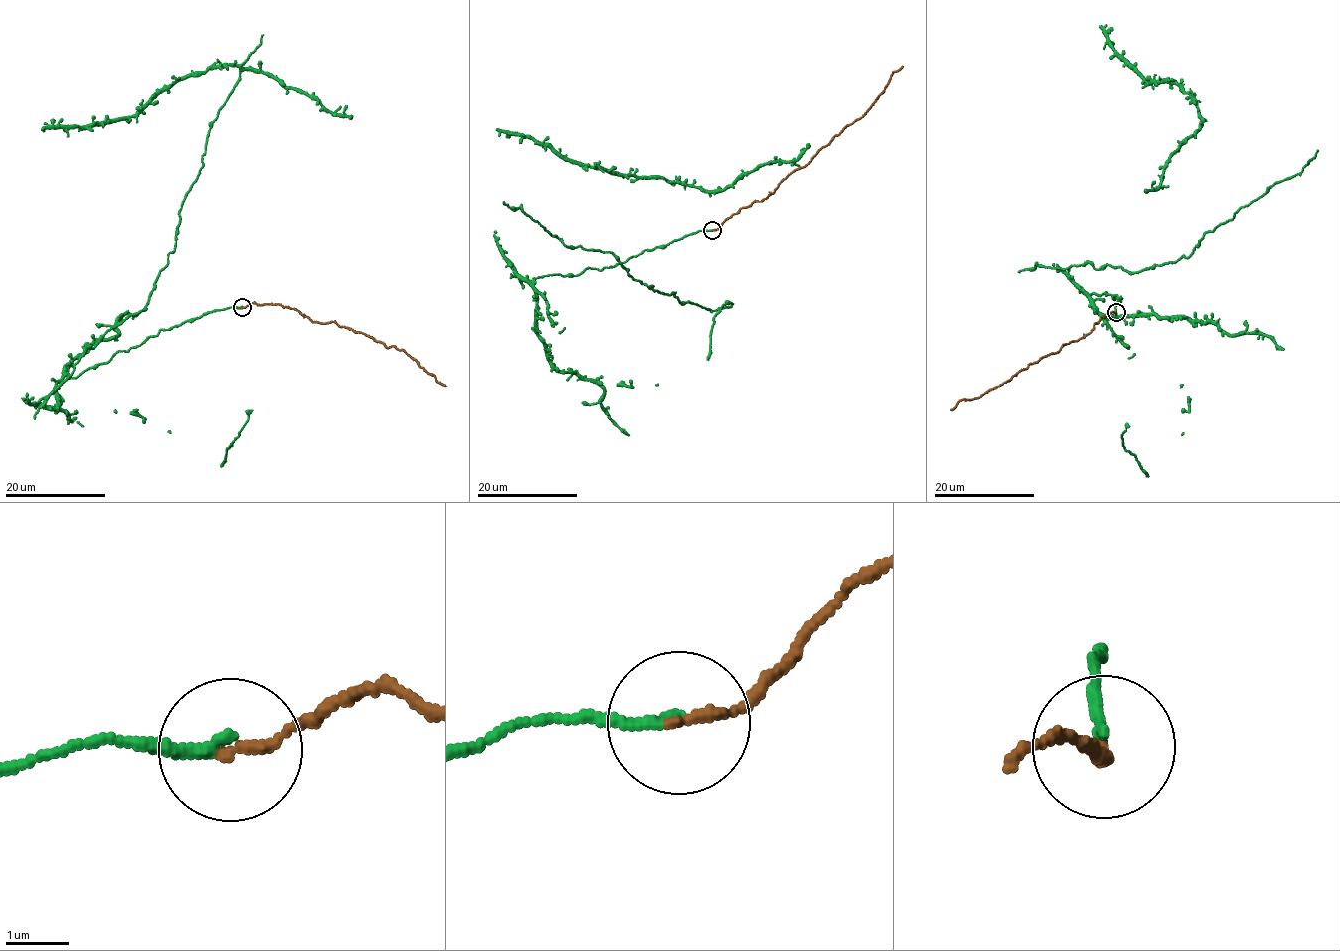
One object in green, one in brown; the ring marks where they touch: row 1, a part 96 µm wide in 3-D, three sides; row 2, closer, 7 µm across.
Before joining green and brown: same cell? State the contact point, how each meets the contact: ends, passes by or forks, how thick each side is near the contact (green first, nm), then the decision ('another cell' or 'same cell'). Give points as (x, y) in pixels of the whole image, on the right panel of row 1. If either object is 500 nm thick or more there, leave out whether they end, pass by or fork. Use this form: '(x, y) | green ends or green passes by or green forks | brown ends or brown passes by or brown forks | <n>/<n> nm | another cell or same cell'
(1116, 312) | green ends | brown ends | 150/170 nm | same cell

